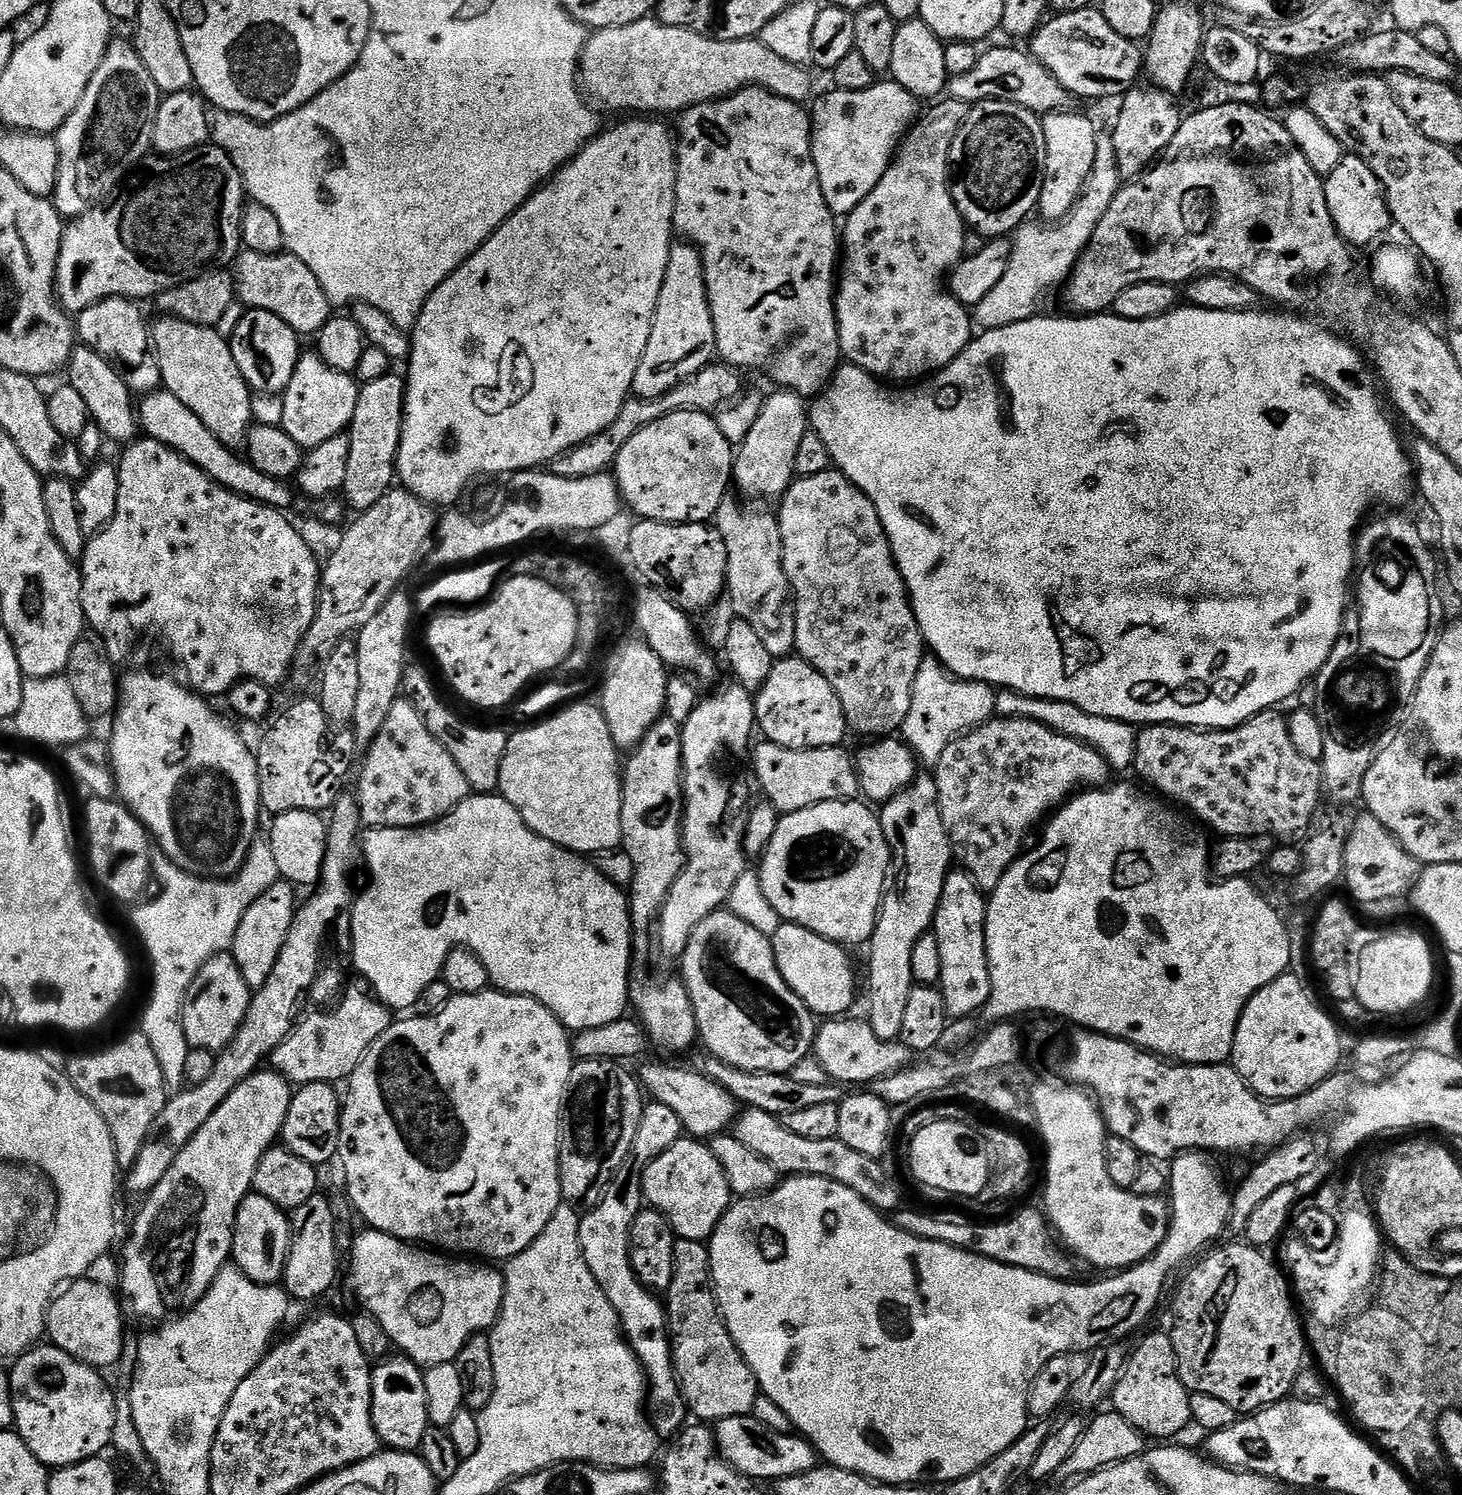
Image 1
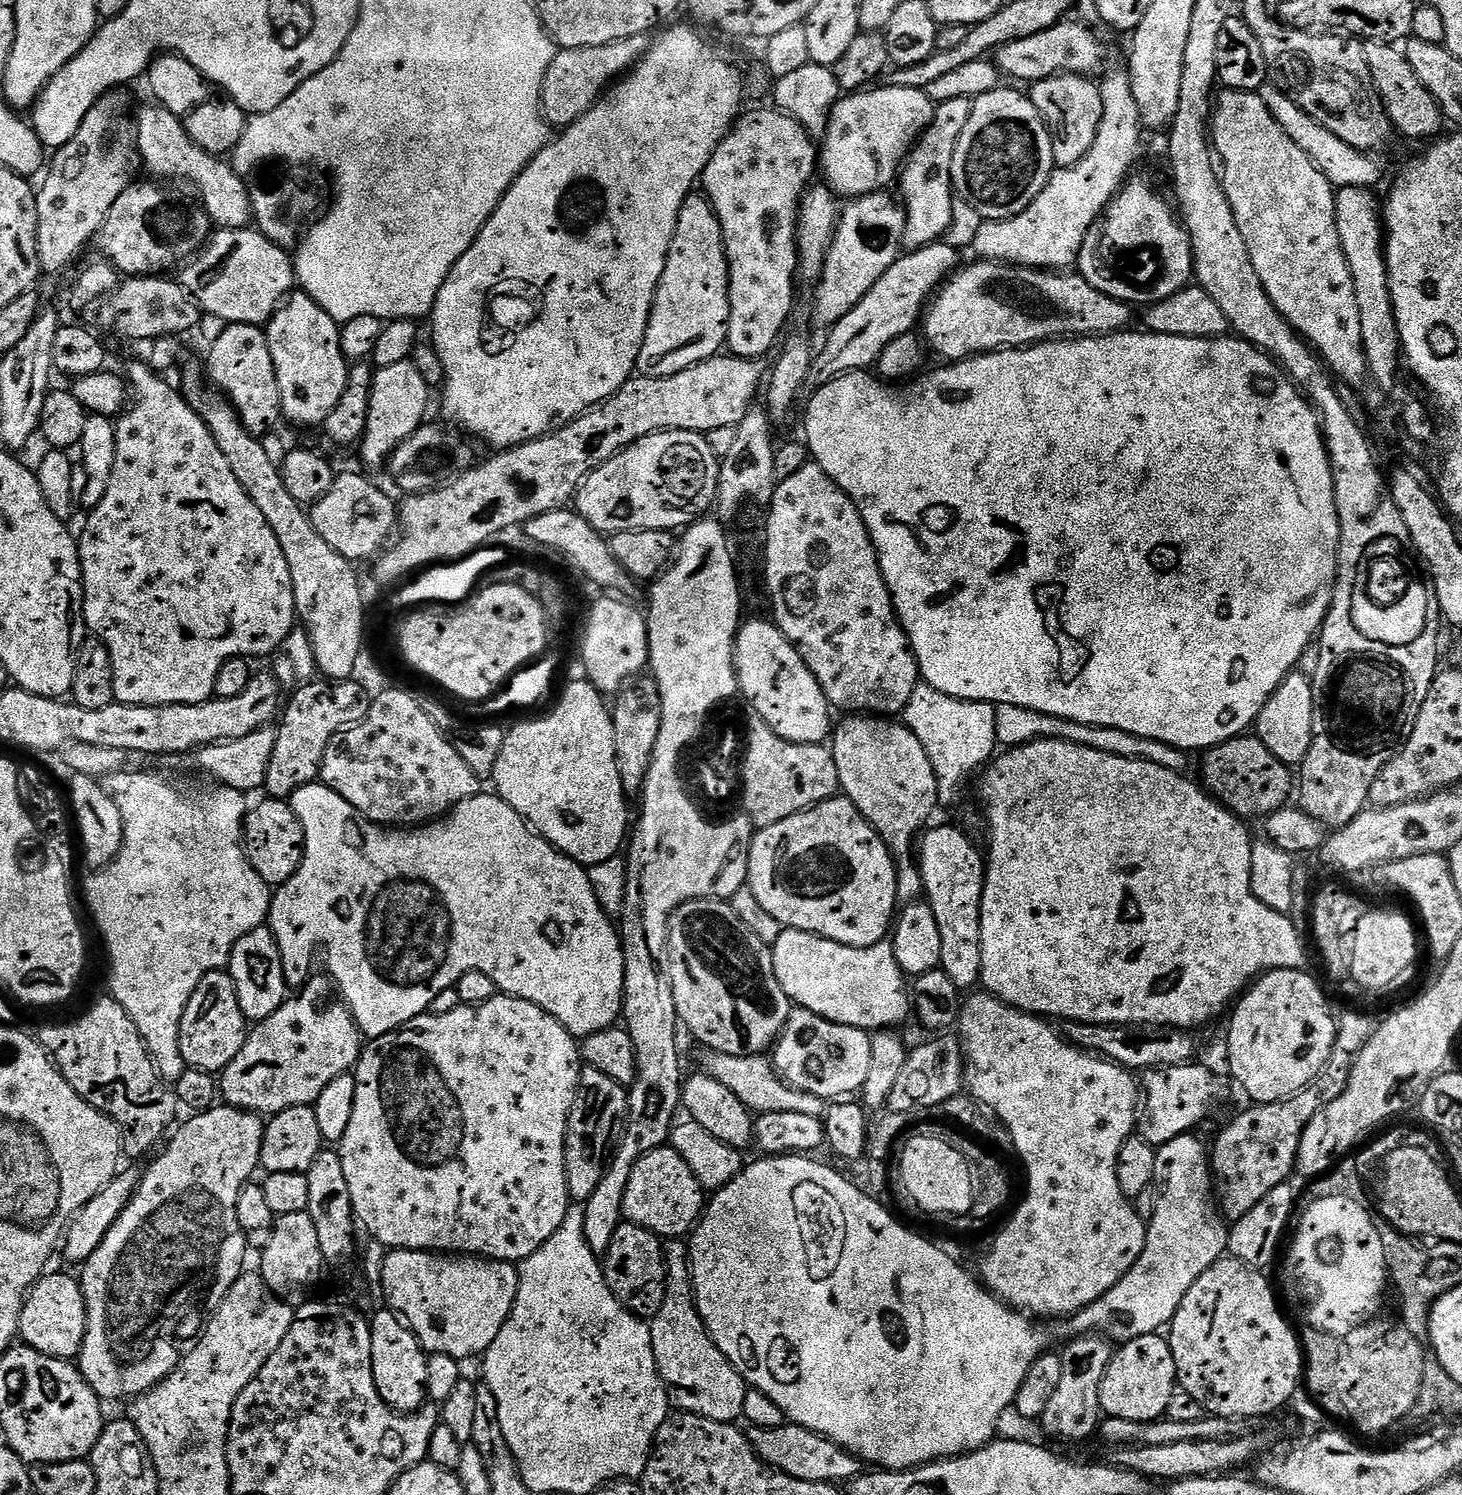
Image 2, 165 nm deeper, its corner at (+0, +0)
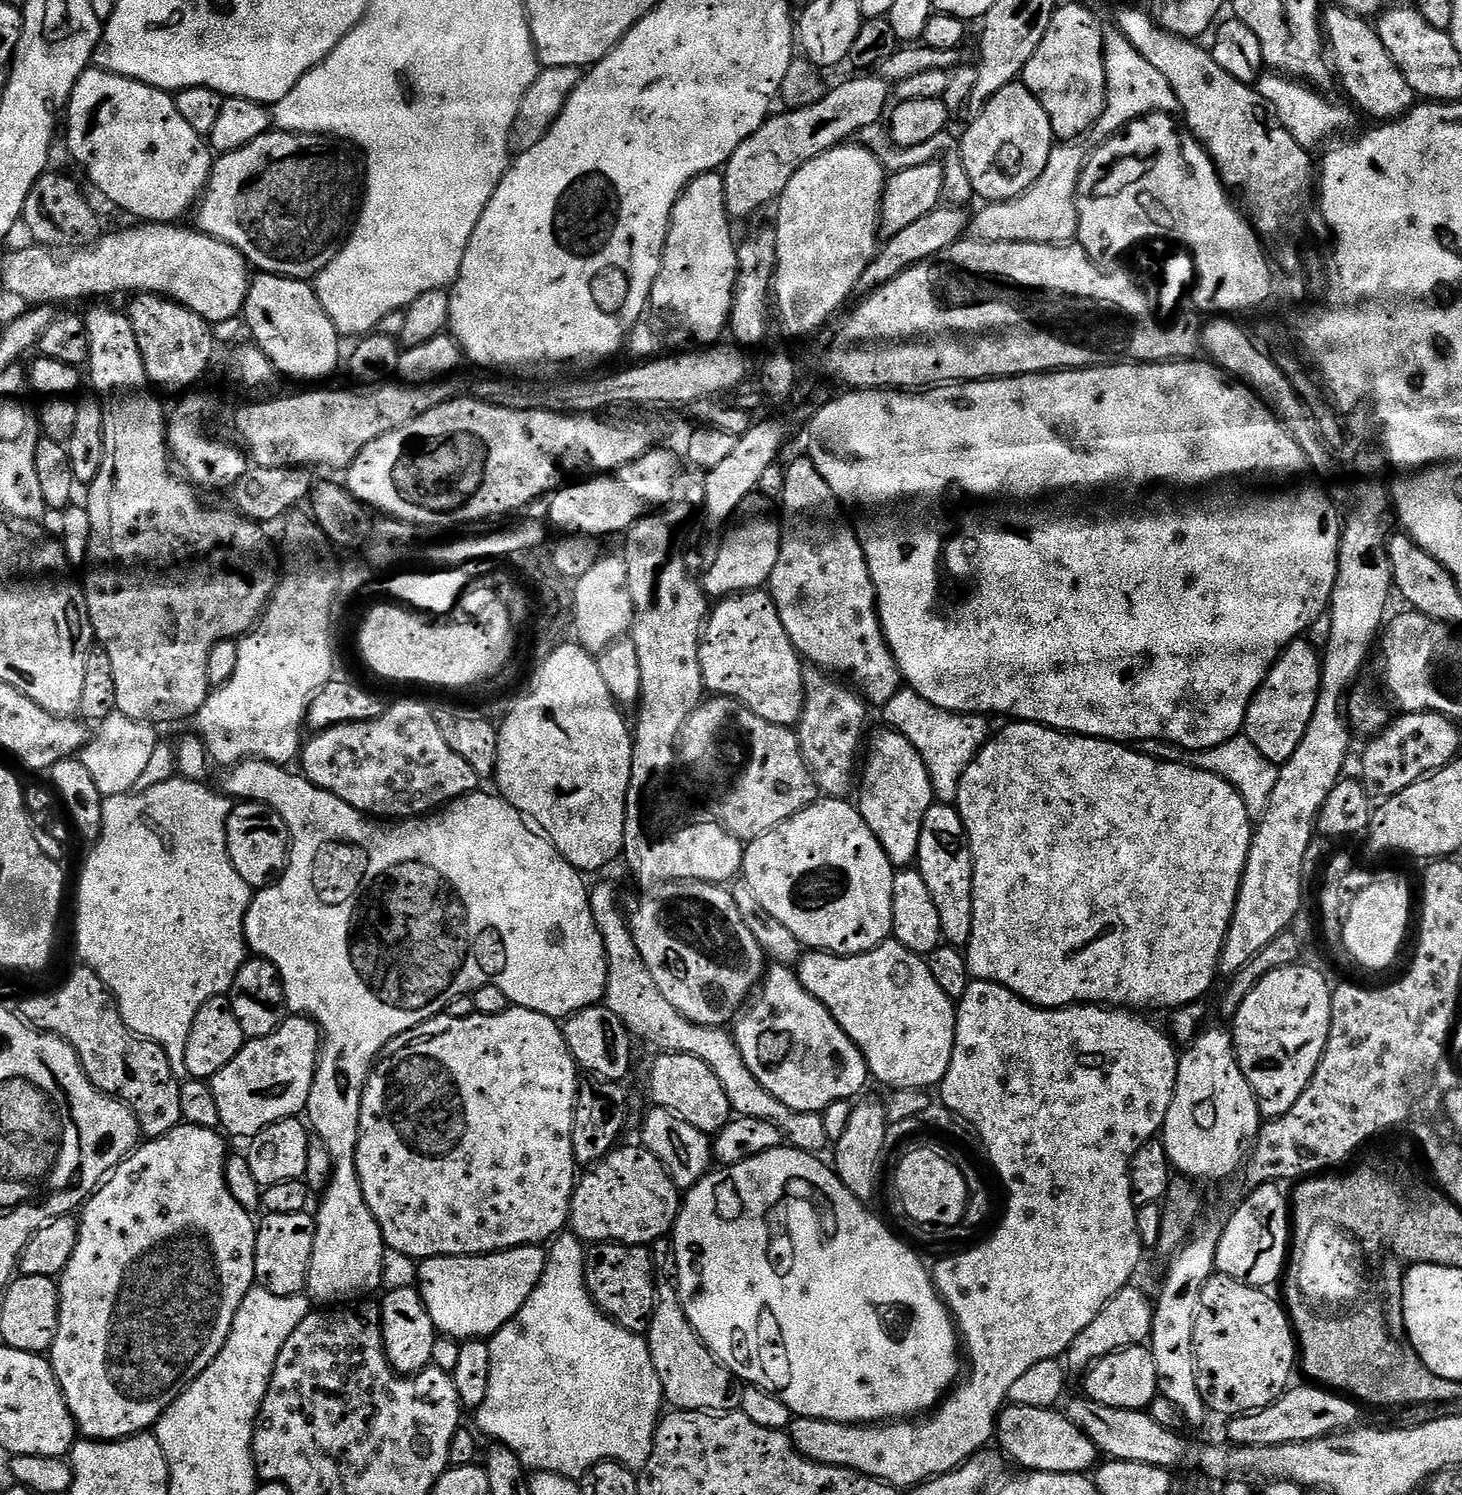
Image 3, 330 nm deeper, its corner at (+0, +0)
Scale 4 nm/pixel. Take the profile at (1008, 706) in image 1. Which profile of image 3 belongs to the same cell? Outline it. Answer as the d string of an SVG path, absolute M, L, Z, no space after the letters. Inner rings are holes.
M1238 734L1226 742L1222 742L1213 748L1182 748L1178 744L1170 744L1158 740L1141 740L1138 744L1139 751L1145 752L1150 758L1155 760L1165 760L1171 764L1189 764L1192 768L1206 770L1218 778L1222 778L1246 802L1246 810L1253 818L1259 818L1266 814L1266 806L1270 806L1270 794L1274 794L1274 786L1278 782L1280 769L1250 738L1243 734Z

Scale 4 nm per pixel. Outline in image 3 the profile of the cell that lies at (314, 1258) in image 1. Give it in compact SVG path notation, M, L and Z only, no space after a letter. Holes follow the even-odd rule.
M305 1210L298 1214L269 1212L261 1217L256 1226L256 1249L254 1250L256 1284L279 1296L301 1295L308 1286L310 1258L314 1254L315 1215Z

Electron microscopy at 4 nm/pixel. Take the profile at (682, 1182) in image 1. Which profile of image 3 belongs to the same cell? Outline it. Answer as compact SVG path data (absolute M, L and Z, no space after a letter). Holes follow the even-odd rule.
M617 1147L585 1172L588 1173L579 1177L572 1191L570 1213L571 1235L581 1242L652 1246L675 1228L682 1203L681 1189L674 1186L662 1162L648 1148Z

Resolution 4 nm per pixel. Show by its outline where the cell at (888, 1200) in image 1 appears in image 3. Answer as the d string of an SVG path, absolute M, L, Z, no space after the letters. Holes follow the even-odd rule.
M677 1052L660 1054L653 1062L648 1072L648 1096L655 1107L672 1112L690 1122L690 1126L709 1134L721 1132L734 1116L730 1098L726 1098L726 1090L722 1090L722 1082L718 1082L714 1070L698 1058Z

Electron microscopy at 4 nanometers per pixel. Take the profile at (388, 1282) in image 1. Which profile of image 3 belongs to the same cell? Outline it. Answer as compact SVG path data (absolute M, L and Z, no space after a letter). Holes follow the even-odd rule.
M527 1244L505 1252L490 1252L486 1256L431 1256L418 1264L418 1291L426 1302L426 1310L437 1333L452 1337L457 1342L491 1338L506 1322L516 1319L526 1298L538 1286L548 1257L543 1247Z

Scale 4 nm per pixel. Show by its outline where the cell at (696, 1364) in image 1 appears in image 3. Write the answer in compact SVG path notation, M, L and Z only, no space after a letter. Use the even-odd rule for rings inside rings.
M664 1274L656 1277L656 1308L652 1311L652 1321L646 1333L650 1358L658 1378L662 1382L664 1399L673 1409L686 1412L715 1412L729 1407L734 1377L709 1348L700 1341L700 1335L690 1326L680 1305L679 1291L671 1279Z

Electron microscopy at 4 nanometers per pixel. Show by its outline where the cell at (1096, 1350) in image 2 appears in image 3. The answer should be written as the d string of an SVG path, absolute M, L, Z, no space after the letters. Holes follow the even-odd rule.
M1129 1286L1118 1290L1118 1294L1114 1294L1114 1298L1106 1302L1098 1318L1094 1318L1094 1322L1090 1322L1090 1326L1086 1326L1086 1330L1082 1330L1082 1334L1078 1334L1074 1342L1070 1342L1067 1352L1062 1357L1069 1373L1087 1373L1093 1363L1101 1360L1103 1356L1109 1356L1111 1352L1123 1348L1143 1345L1151 1337L1154 1300L1151 1295L1148 1297L1142 1289L1136 1287Z

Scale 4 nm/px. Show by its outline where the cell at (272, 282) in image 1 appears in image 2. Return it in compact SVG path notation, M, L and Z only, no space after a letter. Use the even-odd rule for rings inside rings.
M252 226L213 231L199 255L183 265L180 274L179 283L201 309L224 319L227 325L267 325L298 284L293 257Z

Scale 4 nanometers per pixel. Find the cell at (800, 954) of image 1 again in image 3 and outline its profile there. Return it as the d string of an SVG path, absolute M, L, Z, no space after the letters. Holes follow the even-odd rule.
M889 938L874 950L863 952L857 956L833 956L830 952L805 951L795 965L794 971L796 977L802 982L804 989L815 1000L822 1002L826 1006L826 1010L836 1019L841 1030L858 1046L858 1050L864 1056L864 1061L868 1064L868 1071L873 1081L881 1080L882 1083L889 1084L889 1089L892 1090L897 1088L923 1088L925 1090L932 1090L939 1086L946 1074L946 1070L950 1064L950 1058L954 1052L956 1004L944 993L942 986L938 986L938 982L934 982L934 974L930 974L928 962L925 957L917 956L916 953L912 952L906 946L902 946L896 943L895 939Z

